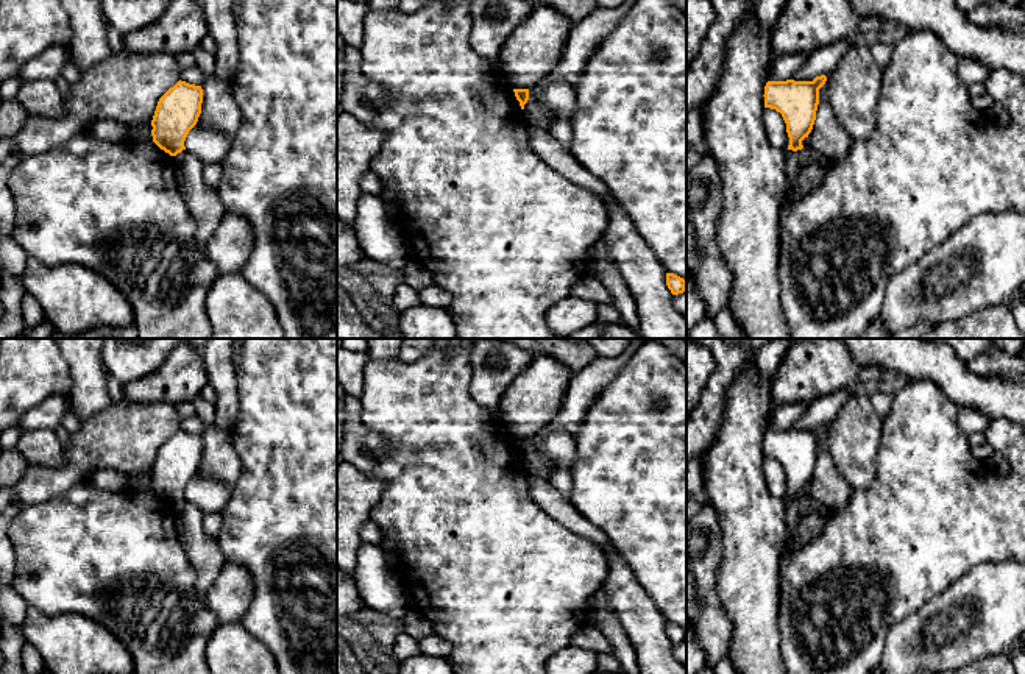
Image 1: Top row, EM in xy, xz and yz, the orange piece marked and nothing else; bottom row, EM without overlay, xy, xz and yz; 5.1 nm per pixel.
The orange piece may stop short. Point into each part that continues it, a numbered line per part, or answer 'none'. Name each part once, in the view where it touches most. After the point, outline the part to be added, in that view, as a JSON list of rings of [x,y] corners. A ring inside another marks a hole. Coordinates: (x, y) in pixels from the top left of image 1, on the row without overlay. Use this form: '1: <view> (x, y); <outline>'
none

